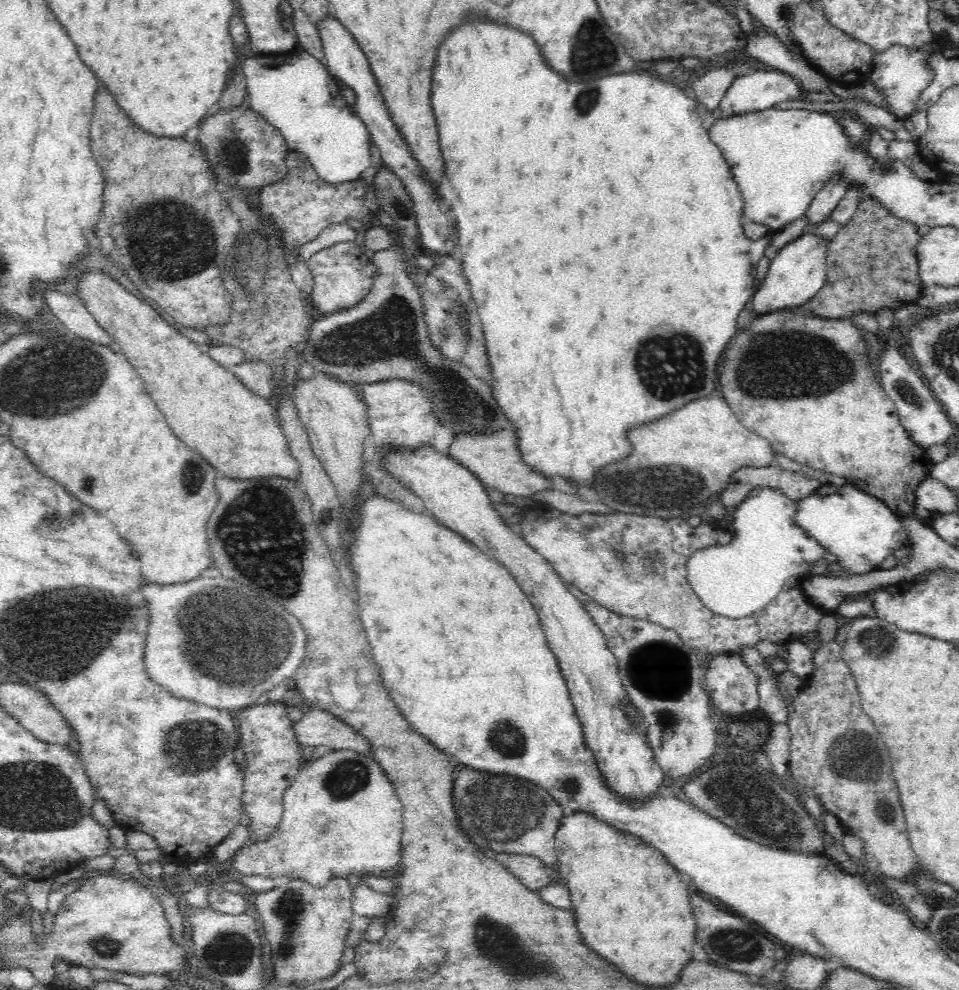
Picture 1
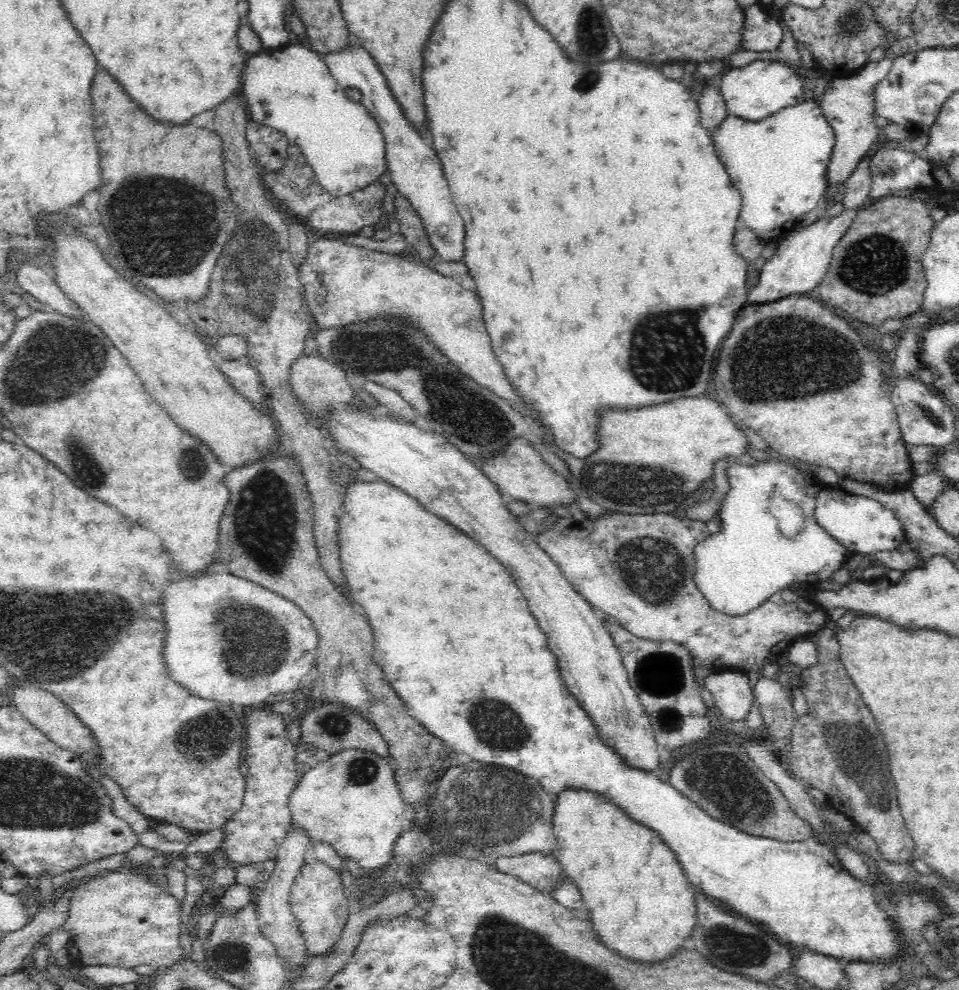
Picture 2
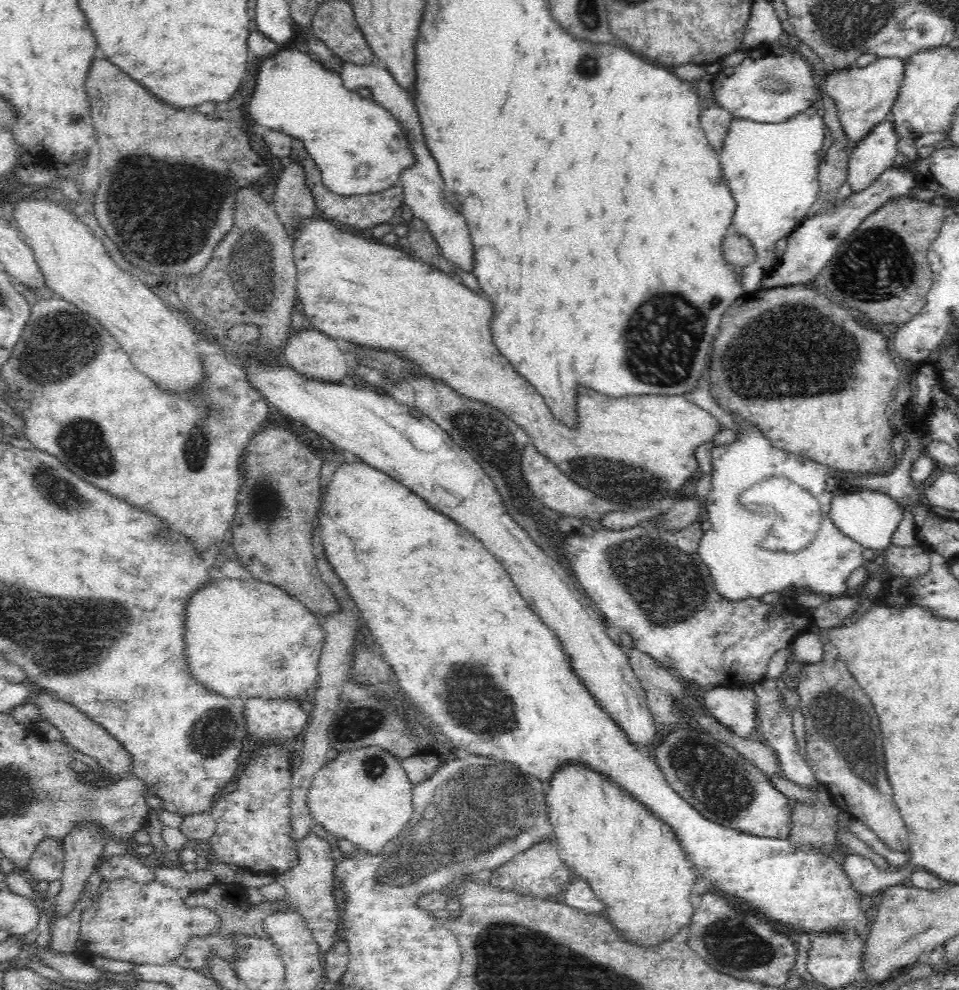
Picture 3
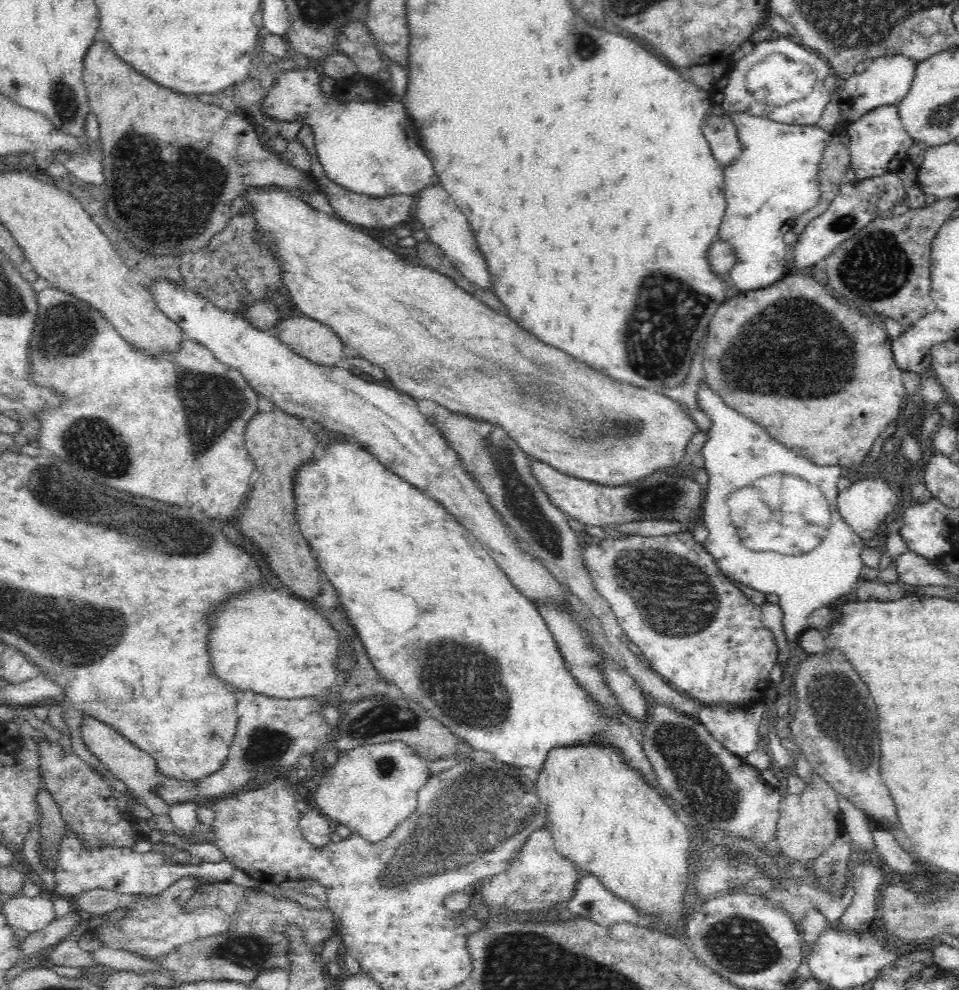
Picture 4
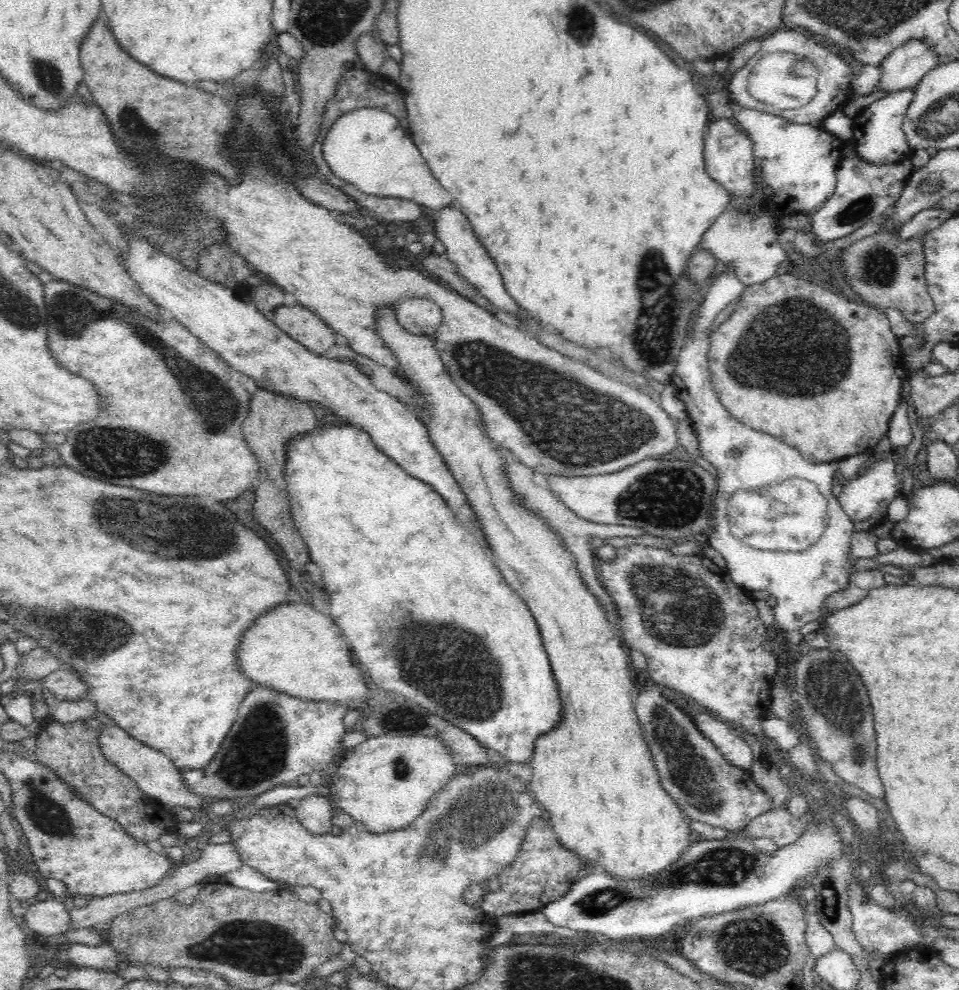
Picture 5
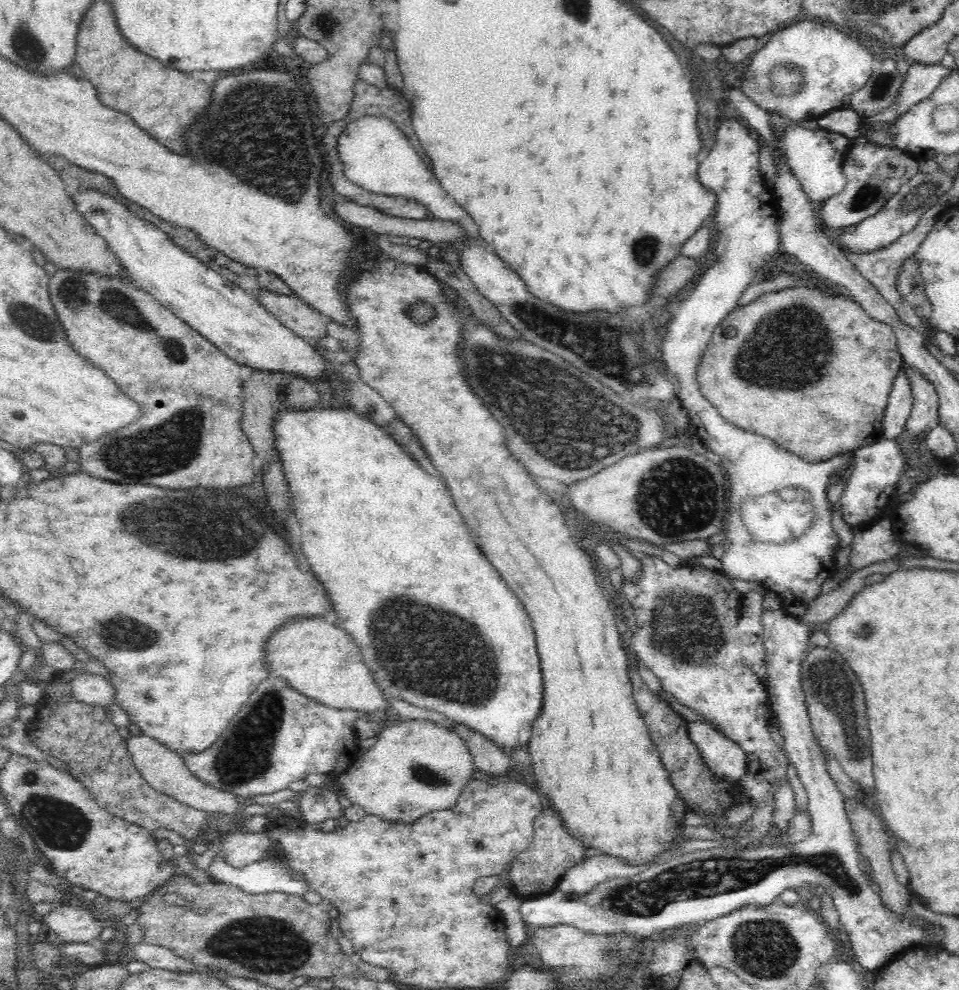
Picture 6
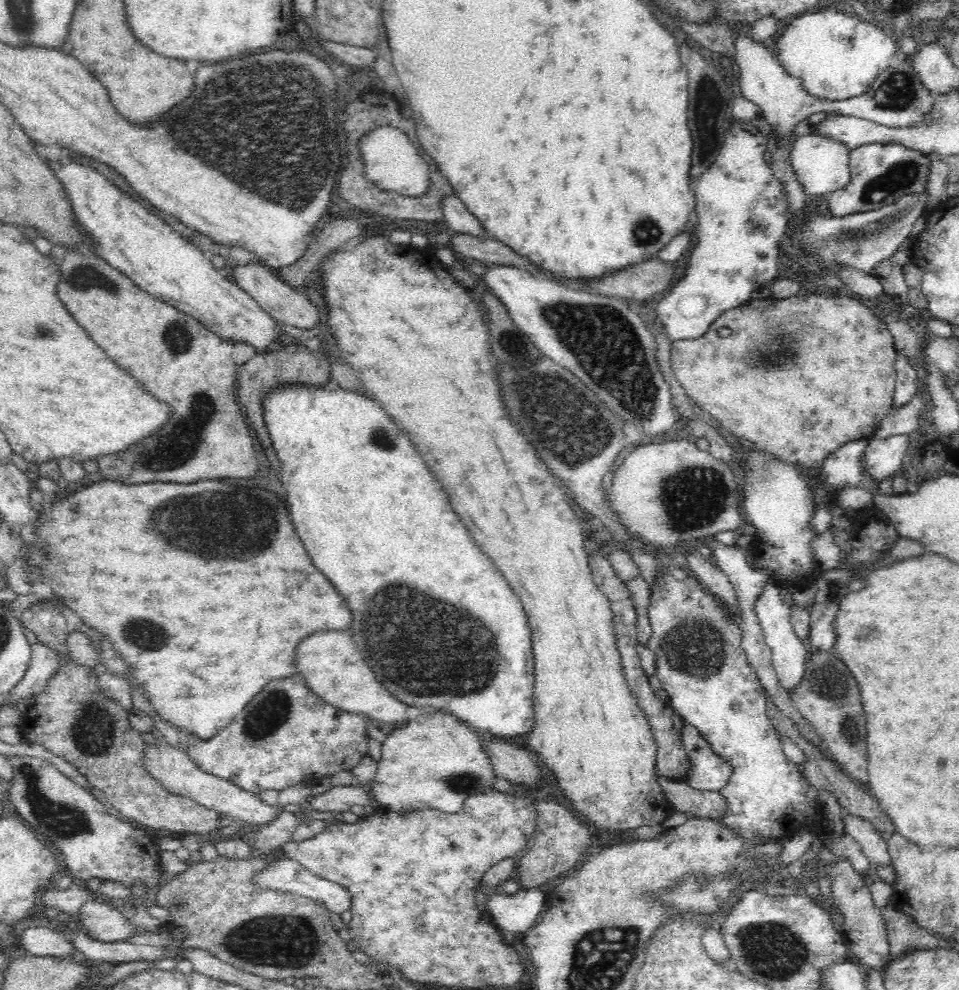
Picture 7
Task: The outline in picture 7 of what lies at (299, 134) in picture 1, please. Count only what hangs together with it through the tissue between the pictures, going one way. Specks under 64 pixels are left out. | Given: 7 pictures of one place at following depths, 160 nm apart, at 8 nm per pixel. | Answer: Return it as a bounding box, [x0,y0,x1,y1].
[360,126,490,237]

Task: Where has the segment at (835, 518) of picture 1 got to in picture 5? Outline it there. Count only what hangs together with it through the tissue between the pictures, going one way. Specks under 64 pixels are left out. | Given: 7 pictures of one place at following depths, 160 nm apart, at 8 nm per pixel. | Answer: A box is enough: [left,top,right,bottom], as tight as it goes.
[837,459,900,531]

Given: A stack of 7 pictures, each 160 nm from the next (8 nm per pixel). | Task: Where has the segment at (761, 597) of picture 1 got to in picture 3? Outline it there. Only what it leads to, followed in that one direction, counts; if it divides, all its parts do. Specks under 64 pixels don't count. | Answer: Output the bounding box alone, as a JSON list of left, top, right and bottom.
[698,417,867,601]

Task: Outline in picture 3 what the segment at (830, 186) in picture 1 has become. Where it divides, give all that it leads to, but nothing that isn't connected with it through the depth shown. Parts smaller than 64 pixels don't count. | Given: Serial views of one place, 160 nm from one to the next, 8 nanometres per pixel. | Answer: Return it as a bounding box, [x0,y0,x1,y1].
[822,57,904,154]

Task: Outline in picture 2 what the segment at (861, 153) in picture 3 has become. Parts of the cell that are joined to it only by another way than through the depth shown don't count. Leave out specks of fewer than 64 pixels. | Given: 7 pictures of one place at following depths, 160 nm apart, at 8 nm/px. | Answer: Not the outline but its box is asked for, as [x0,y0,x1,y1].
[842,146,878,209]

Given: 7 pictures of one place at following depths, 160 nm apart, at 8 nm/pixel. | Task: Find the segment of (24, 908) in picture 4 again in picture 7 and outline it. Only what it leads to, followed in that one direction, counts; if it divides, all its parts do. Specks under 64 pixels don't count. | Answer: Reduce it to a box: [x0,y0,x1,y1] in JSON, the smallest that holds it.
[79,901,141,942]

